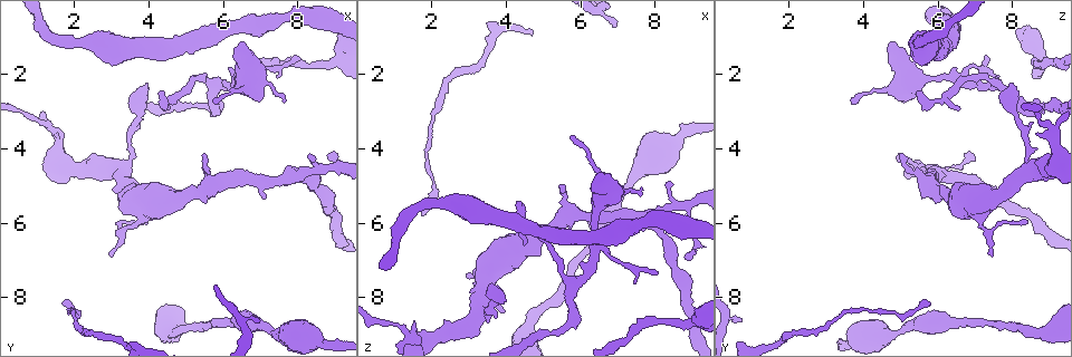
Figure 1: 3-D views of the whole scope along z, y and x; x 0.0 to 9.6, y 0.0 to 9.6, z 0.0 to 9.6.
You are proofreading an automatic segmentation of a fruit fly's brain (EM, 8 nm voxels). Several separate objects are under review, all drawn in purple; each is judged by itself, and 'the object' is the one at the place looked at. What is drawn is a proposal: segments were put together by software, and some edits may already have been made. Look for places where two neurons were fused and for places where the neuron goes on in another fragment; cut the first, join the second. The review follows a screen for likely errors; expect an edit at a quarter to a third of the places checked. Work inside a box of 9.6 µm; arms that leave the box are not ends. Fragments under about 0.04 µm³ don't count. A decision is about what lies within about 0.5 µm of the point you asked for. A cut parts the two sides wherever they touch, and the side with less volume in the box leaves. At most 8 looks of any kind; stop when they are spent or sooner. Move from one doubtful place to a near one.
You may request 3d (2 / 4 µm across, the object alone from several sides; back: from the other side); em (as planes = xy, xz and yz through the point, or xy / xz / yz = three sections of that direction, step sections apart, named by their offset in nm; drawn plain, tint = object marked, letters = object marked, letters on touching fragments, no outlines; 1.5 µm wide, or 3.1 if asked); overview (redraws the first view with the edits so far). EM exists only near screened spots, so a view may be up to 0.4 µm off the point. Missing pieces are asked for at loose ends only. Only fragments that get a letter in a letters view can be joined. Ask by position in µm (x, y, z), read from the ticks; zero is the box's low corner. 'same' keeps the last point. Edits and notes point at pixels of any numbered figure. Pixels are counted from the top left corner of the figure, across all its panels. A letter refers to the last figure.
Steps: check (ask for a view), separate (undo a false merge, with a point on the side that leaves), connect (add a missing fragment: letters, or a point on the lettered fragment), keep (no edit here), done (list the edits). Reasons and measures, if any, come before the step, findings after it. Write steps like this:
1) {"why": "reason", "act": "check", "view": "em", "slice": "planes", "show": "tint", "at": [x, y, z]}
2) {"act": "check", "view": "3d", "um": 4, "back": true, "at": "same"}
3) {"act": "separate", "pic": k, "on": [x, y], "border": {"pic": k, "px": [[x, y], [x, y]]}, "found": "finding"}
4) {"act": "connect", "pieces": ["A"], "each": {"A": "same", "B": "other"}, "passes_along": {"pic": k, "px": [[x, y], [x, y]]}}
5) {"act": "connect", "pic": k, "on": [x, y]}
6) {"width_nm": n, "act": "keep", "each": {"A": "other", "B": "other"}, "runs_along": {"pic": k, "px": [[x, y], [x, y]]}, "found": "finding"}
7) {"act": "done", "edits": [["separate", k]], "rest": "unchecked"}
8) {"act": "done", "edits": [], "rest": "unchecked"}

{"why": "tapers out", "act": "check", "view": "em", "slice": "planes", "show": "plain", "at": [2.95, 6.90, 7.40]}

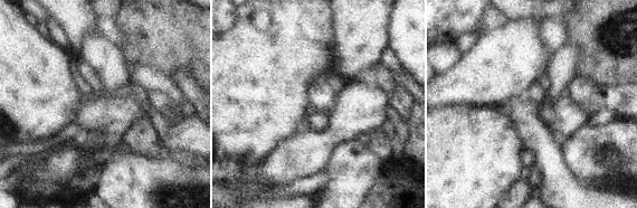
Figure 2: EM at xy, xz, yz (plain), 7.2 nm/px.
{"act": "check", "view": "em", "slice": "planes", "show": "tint", "at": "same"}

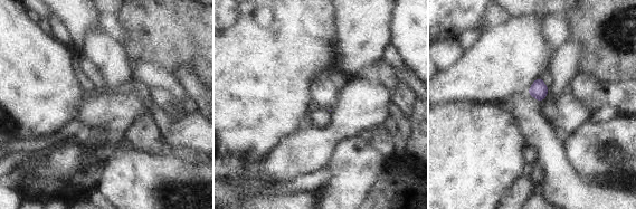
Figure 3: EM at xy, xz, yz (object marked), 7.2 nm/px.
{"act": "check", "view": "em", "slice": "planes", "show": "letters", "at": "same"}

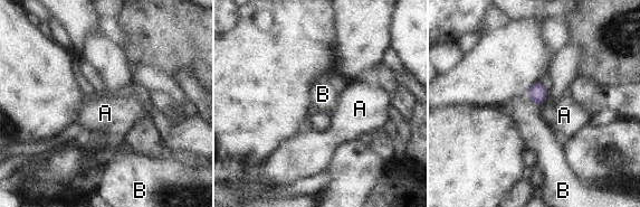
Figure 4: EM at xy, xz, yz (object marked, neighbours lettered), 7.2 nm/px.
{"act": "keep", "each": {"A": "other", "B": "other"}, "border": {"pic": 4, "px": [[526, 96], [540, 106]]}, "found": "none of them fits"}

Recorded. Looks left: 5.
{"why": "sharp bend", "act": "check", "view": "3d", "um": 2, "back": true, "at": [5.25, 2.90, 9.00]}

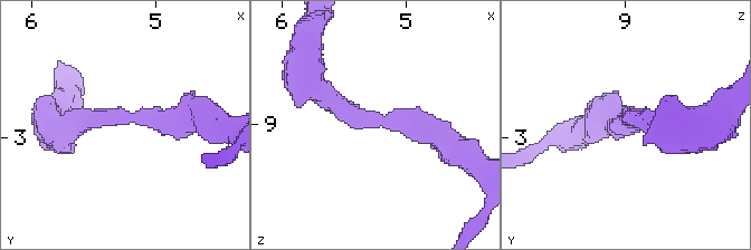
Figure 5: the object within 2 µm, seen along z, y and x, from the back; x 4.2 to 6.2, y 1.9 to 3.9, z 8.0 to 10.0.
{"arm_widths_nm": [240, 280], "why": "now the EM", "act": "check", "view": "em", "slice": "planes", "show": "tint", "at": [5.20, 2.86, 8.94]}

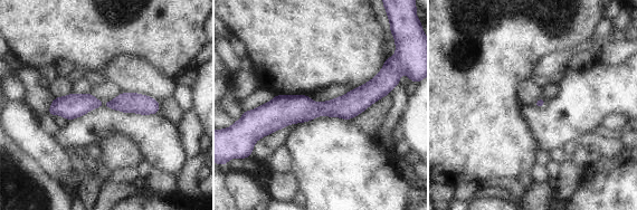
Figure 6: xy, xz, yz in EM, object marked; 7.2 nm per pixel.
{"why": "see the neighbours", "act": "check", "view": "em", "slice": "planes", "show": "letters", "at": "same"}

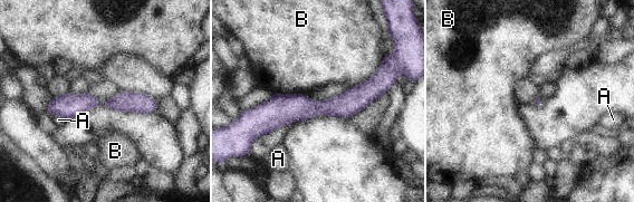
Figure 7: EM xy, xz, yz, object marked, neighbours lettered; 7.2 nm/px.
{"width_nm": 70, "longest_contact_nm": ["B", 300], "act": "keep", "each": {"A": "other", "B": "other"}, "found": "continuous, no second neuron"}

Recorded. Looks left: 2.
{"why": "thin end", "act": "check", "view": "em", "slice": "planes", "show": "letters", "at": [8.10, 1.65, 7.40]}

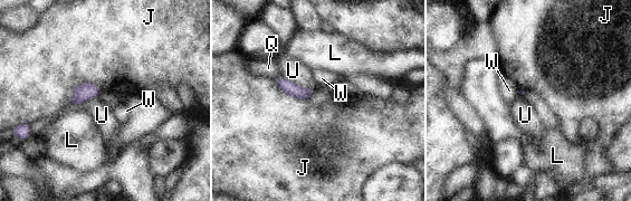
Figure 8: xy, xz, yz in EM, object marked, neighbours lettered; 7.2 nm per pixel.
{"act": "keep", "each": {"J": "other", "L": "other", "Q": "other", "U": "other", "W": "other"}, "border": {"pic": 8, "px": [[280, 75], [314, 91]]}, "found": "none of them fits"}

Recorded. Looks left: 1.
{"act": "done", "edits": [], "rest": "unchecked"}

